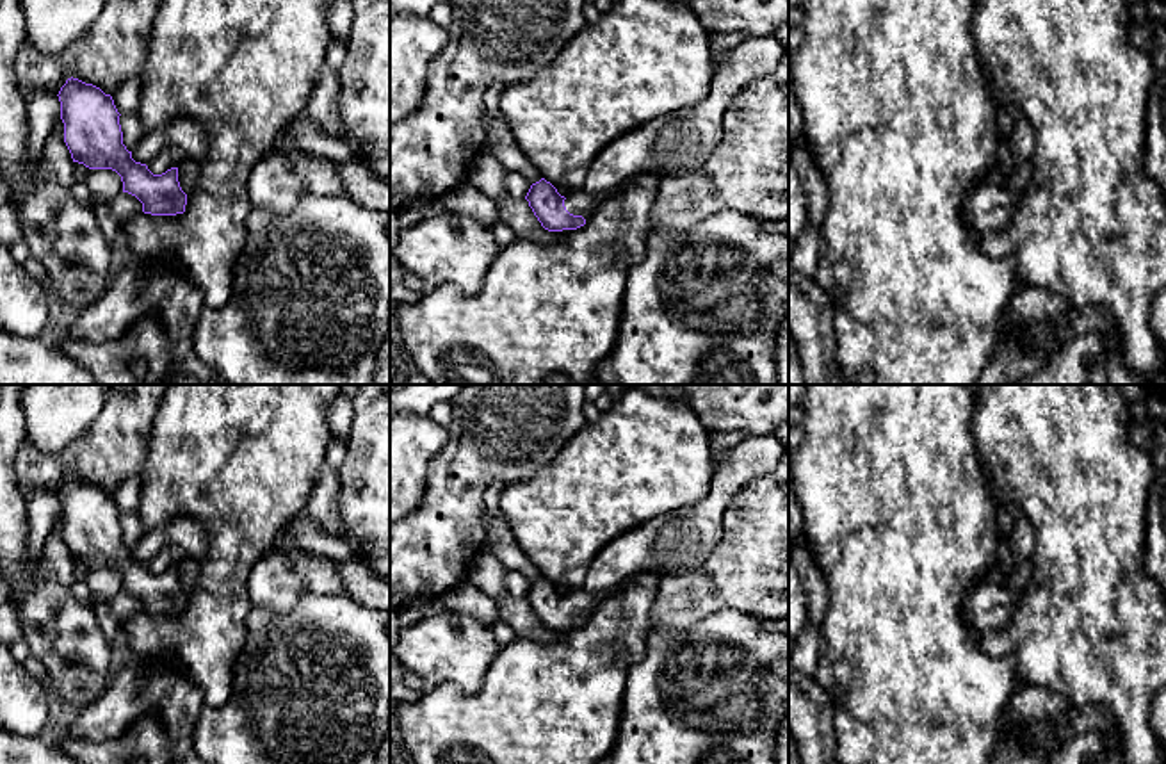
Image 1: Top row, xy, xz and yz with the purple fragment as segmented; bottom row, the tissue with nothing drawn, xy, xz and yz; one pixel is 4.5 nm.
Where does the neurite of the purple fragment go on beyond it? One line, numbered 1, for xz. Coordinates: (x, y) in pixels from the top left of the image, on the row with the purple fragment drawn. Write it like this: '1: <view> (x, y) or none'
1: xz (675, 145)

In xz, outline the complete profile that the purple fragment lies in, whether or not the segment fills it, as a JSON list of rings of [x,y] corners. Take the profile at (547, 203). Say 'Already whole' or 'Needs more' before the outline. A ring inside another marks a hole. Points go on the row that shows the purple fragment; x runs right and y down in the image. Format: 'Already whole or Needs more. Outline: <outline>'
Needs more. Outline: [[[746,37],[728,52],[726,62],[716,69],[710,89],[701,102],[673,114],[660,116],[607,144],[589,166],[584,185],[566,198],[541,178],[532,183],[525,199],[541,226],[548,232],[577,230],[609,198],[632,182],[637,173],[655,173],[662,178],[682,178],[694,173],[710,157],[723,137],[723,118],[730,102],[753,80],[776,71],[785,48],[774,37]]]

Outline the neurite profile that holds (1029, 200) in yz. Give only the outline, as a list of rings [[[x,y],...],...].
[[[977,0],[972,34],[988,84],[1015,102],[1034,134],[1032,187],[1016,192],[1011,223],[979,235],[990,258],[1011,258],[1022,285],[1065,297],[1075,310],[1102,308],[1132,374],[1162,378],[1164,353],[1152,328],[1152,305],[1166,287],[1166,196],[1146,167],[1152,55],[1129,41],[1127,0]]]

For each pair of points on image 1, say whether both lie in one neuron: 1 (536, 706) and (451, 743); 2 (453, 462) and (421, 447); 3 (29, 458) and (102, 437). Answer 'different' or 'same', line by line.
1: same
2: different
3: same

